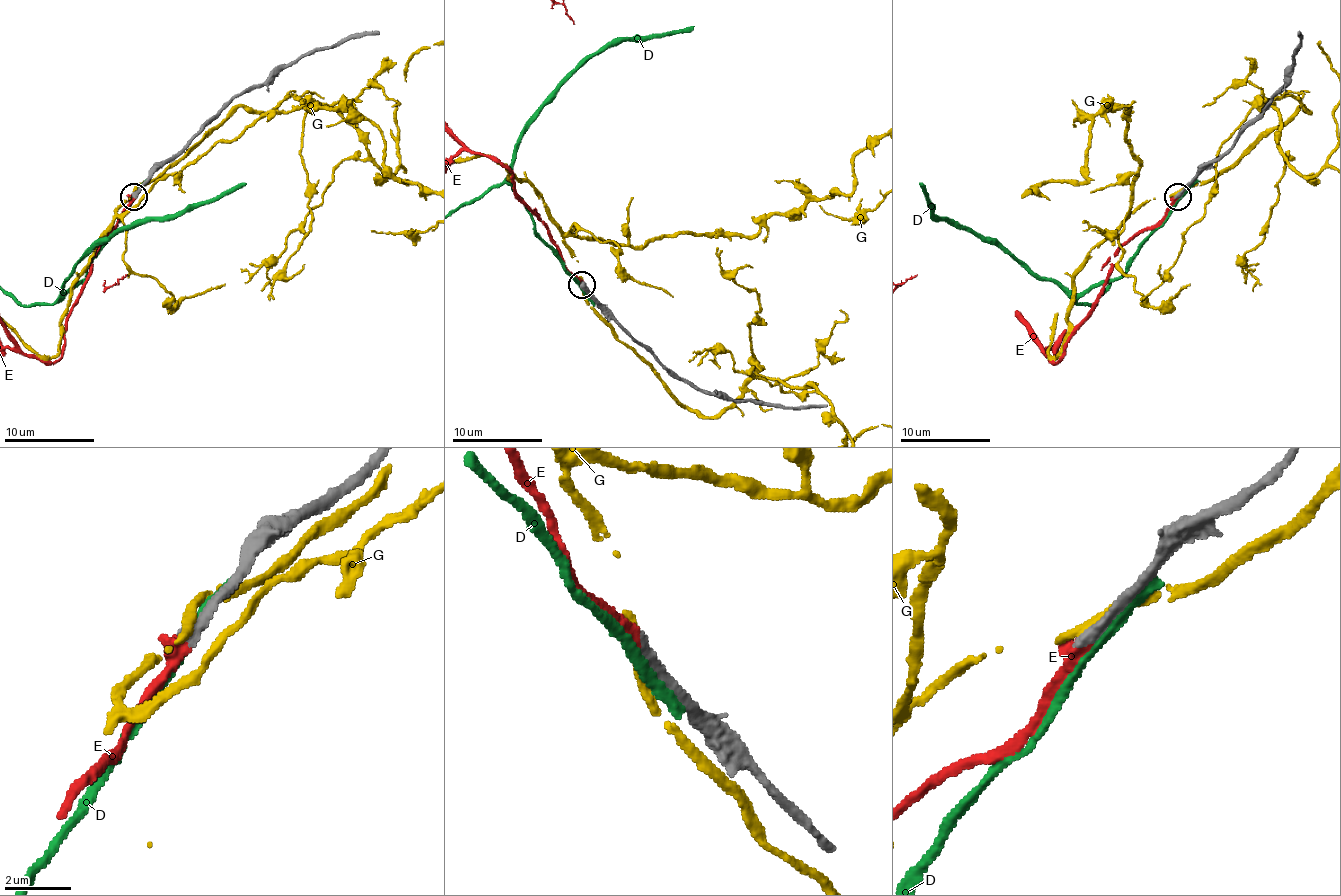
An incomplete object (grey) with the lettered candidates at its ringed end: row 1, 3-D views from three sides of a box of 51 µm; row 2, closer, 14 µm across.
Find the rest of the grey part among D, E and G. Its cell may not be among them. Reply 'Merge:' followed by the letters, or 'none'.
Merge: E

